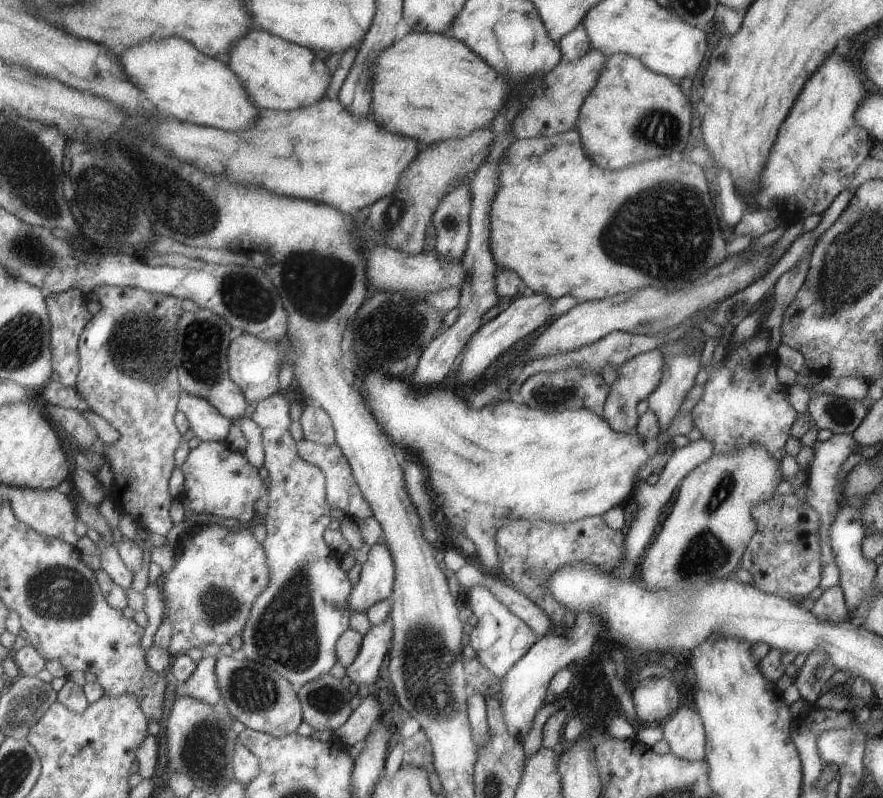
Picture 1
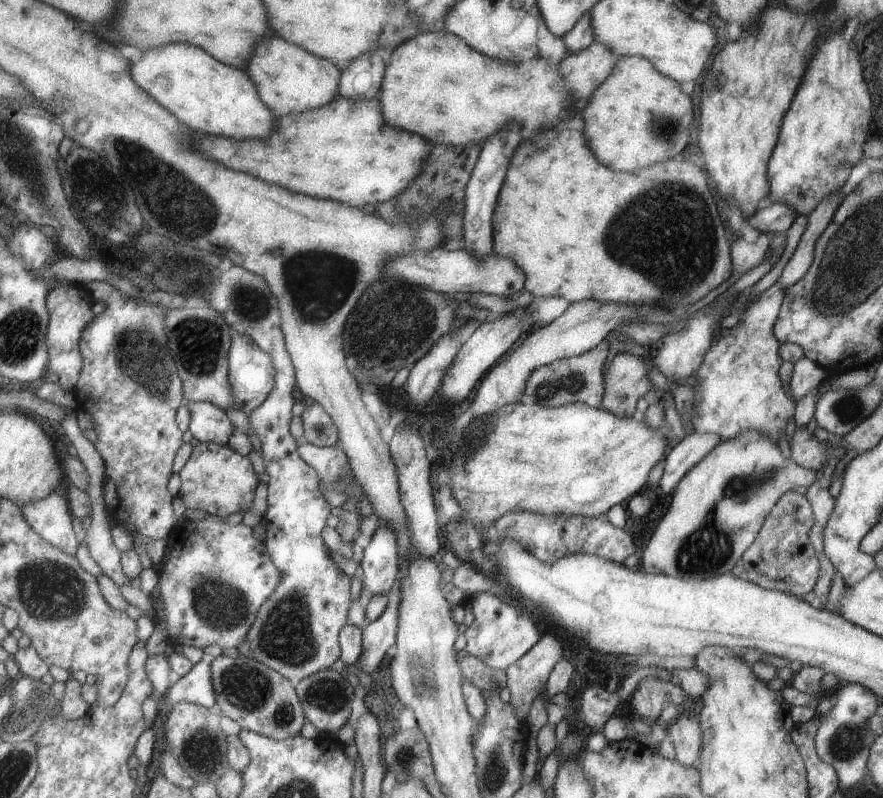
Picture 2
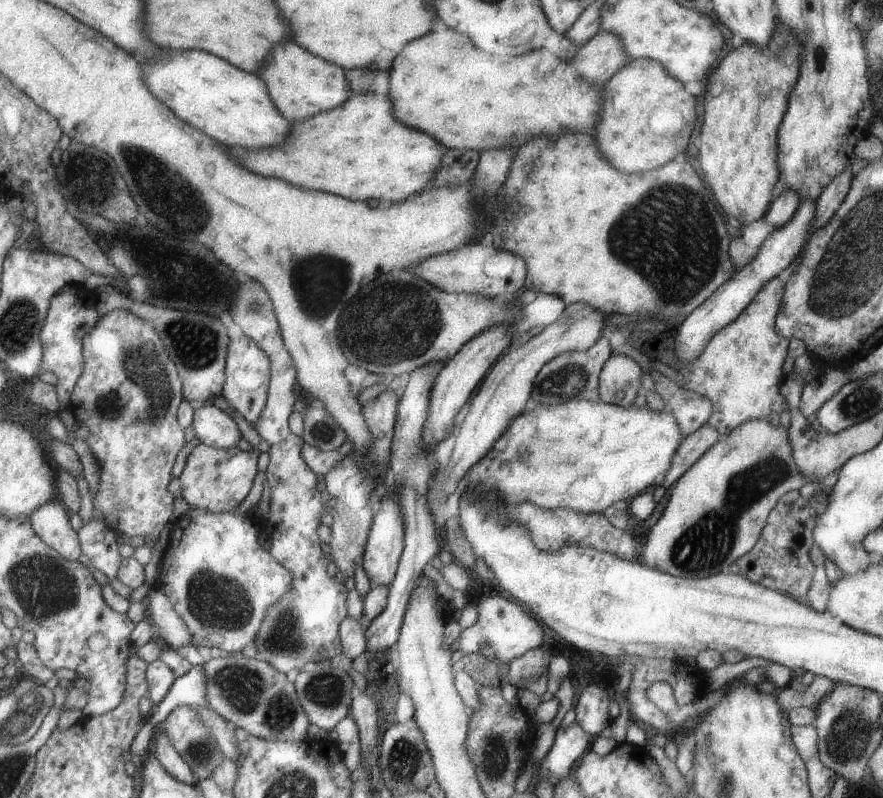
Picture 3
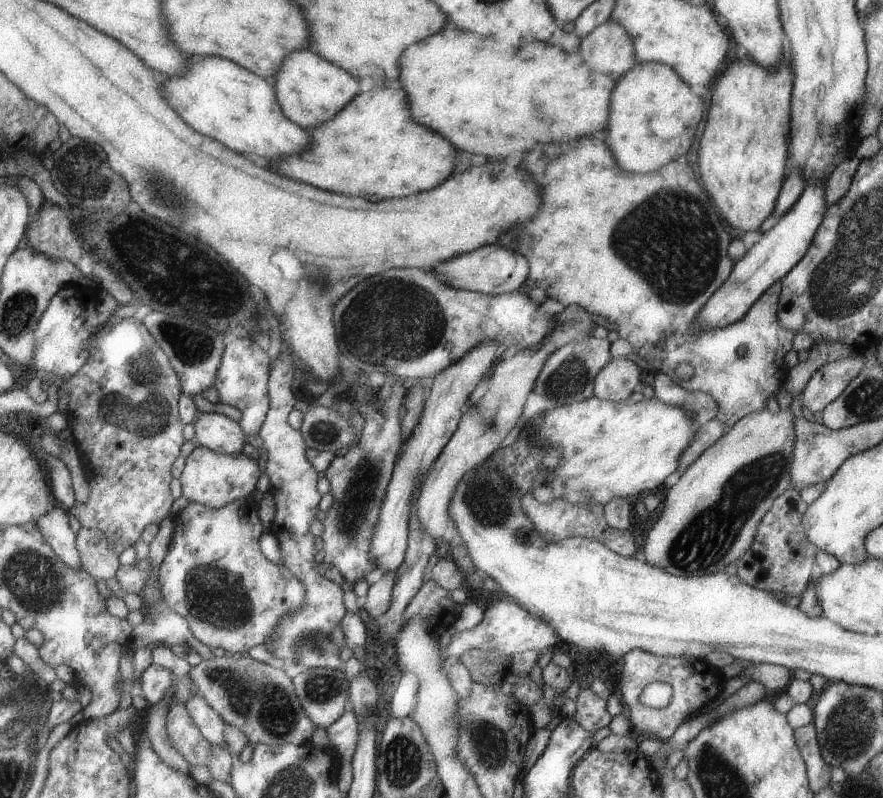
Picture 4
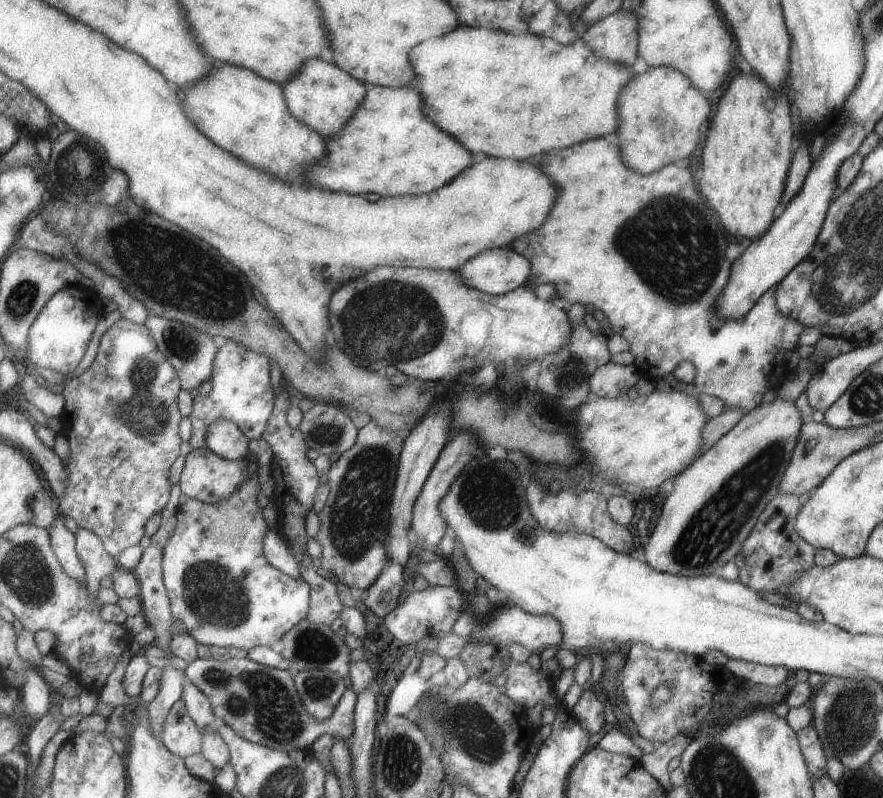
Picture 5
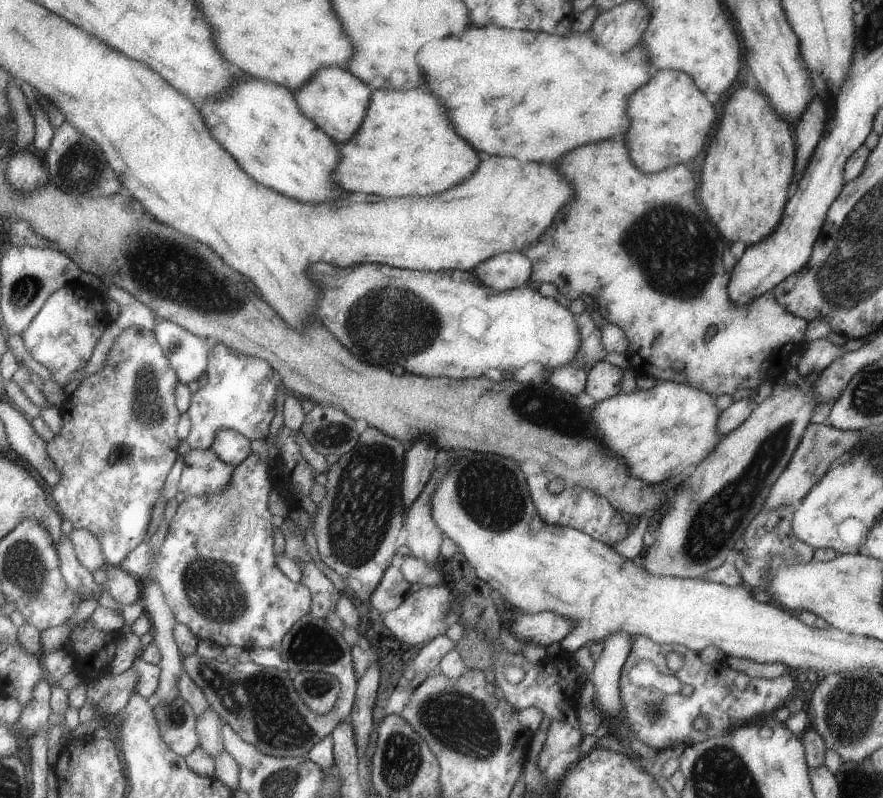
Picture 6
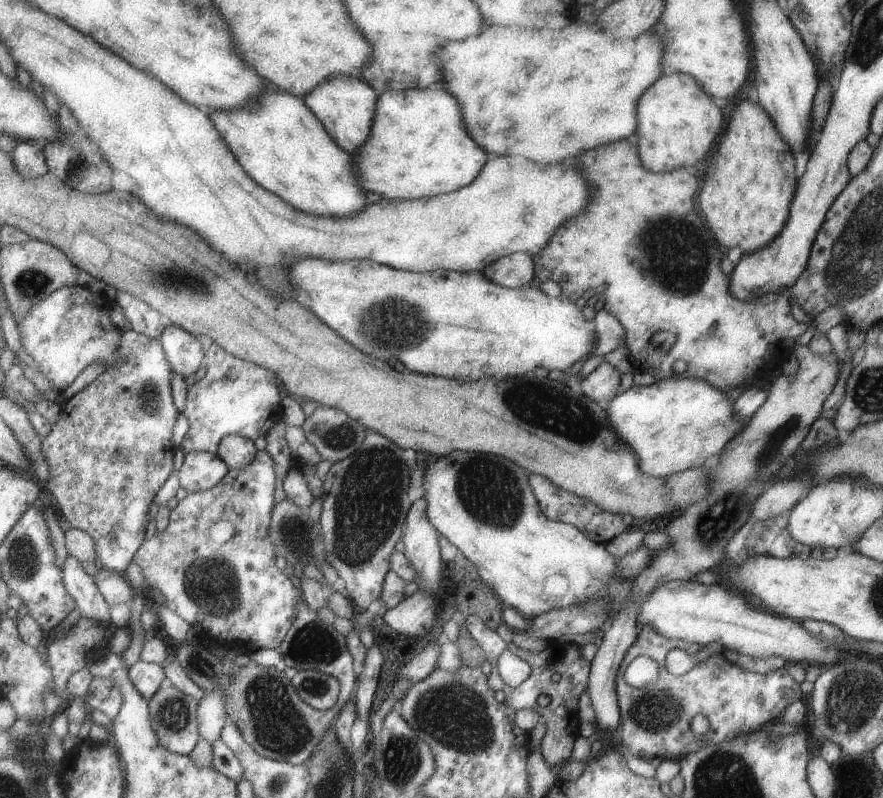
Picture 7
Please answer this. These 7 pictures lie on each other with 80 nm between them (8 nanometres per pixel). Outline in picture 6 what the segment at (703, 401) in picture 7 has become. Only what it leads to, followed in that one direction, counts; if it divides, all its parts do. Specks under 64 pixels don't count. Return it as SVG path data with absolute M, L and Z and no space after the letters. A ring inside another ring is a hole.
M659 381L650 390L620 392L597 402L589 418L597 430L599 444L603 442L609 456L621 458L633 478L645 484L659 484L674 476L689 476L699 461L719 444L720 437L715 432L719 414L707 390L691 384Z

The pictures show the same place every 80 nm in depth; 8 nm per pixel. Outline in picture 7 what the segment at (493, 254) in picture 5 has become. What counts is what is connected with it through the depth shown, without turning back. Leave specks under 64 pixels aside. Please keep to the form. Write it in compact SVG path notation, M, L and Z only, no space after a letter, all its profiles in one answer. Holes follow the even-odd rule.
M524 252L511 253L488 264L481 274L500 287L523 287L534 277L534 264Z

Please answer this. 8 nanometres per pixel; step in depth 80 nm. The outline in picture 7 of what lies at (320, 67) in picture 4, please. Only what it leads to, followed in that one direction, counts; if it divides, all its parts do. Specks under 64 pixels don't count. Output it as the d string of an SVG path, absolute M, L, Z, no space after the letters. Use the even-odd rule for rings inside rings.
M333 76L331 80L325 80L315 92L305 96L304 102L321 120L328 136L352 157L363 148L372 134L377 99L372 86L361 79L354 76Z

